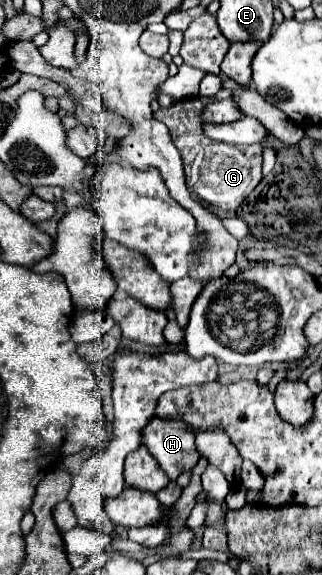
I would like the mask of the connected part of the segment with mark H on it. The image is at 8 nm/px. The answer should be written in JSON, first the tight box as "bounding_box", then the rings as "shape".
{"bounding_box":[143,417,199,479],"shape":[[[153,417],[143,429],[143,445],[147,445],[169,479],[177,479],[199,461],[195,435],[183,421],[163,421]]]}

